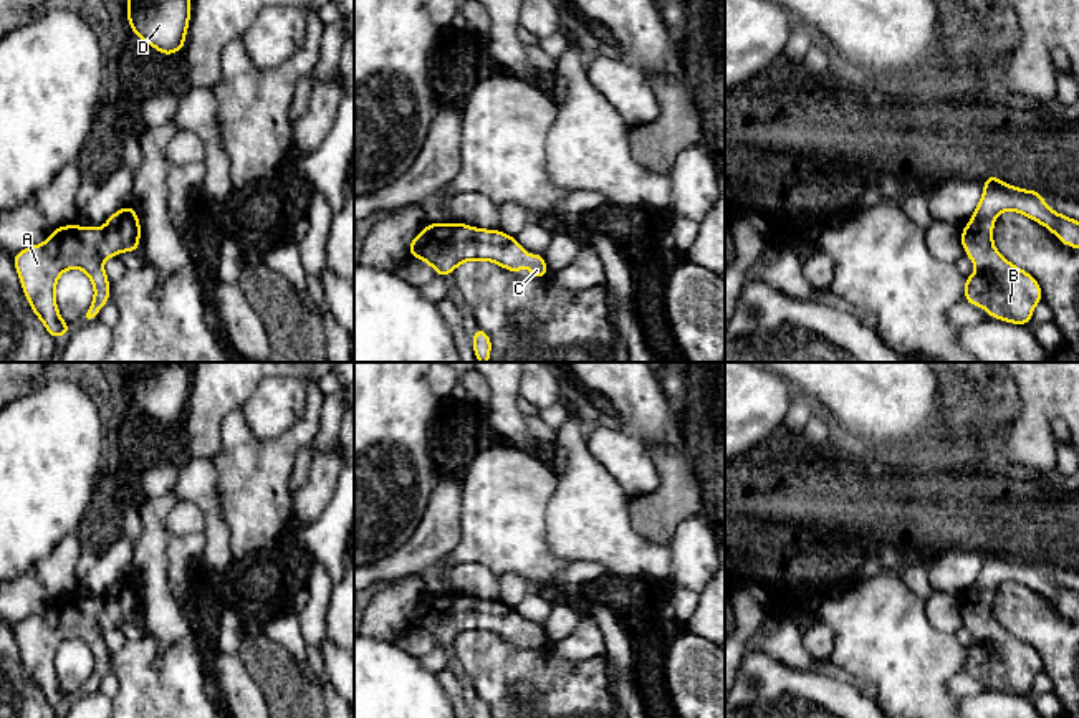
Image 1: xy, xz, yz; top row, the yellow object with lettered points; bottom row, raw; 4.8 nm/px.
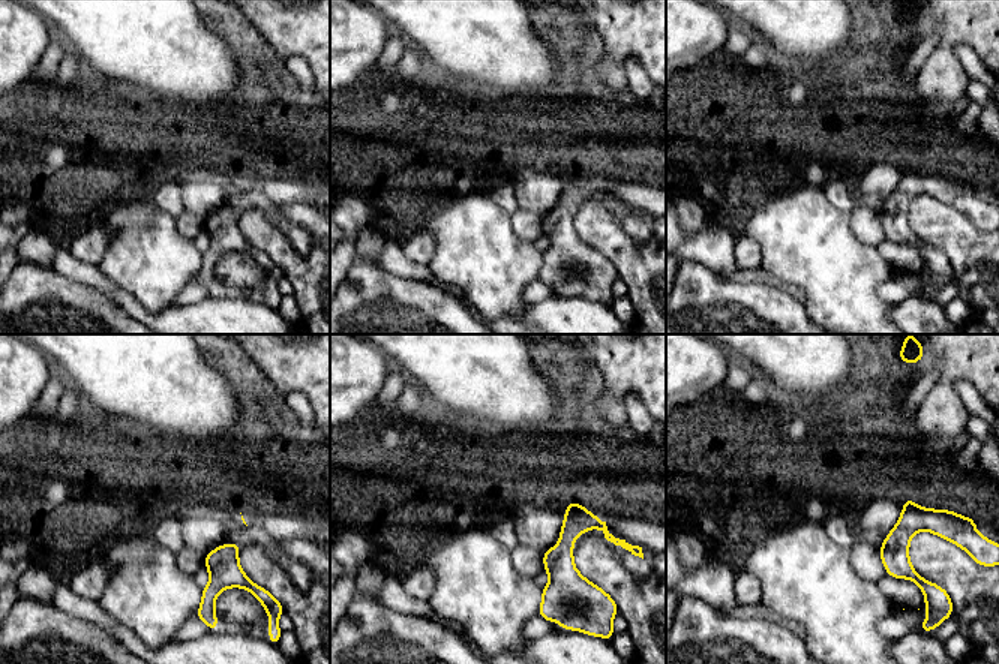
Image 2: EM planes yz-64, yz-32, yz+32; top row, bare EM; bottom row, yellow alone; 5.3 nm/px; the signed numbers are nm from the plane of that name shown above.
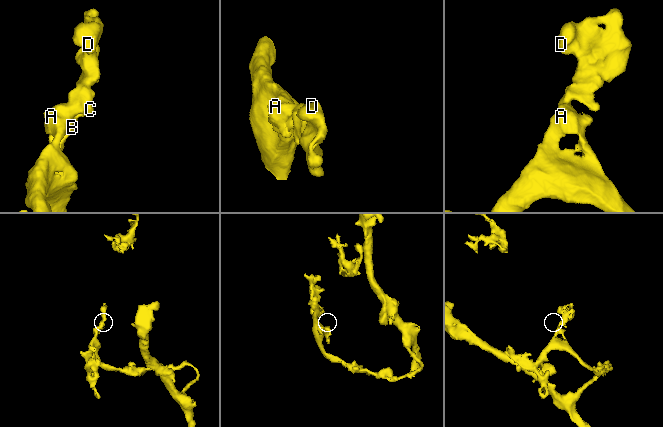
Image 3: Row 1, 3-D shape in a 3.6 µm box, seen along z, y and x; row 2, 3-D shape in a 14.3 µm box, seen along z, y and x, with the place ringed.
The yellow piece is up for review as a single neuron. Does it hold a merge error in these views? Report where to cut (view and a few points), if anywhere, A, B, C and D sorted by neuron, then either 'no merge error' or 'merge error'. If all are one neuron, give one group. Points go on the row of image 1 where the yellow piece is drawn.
cut none; groups A B C D; no merge error

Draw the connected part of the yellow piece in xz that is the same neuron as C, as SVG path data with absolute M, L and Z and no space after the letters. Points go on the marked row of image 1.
M429 223L410 243L409 255L427 261L435 275L450 276L462 261L485 260L493 261L515 275L520 275L521 265L530 263L530 278L543 278L549 275L543 255L531 251L528 256L525 248L501 230L473 228L465 223Z

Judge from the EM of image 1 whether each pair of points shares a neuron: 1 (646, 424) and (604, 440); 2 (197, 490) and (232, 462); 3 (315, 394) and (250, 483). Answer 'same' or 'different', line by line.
1: different
2: different
3: same

